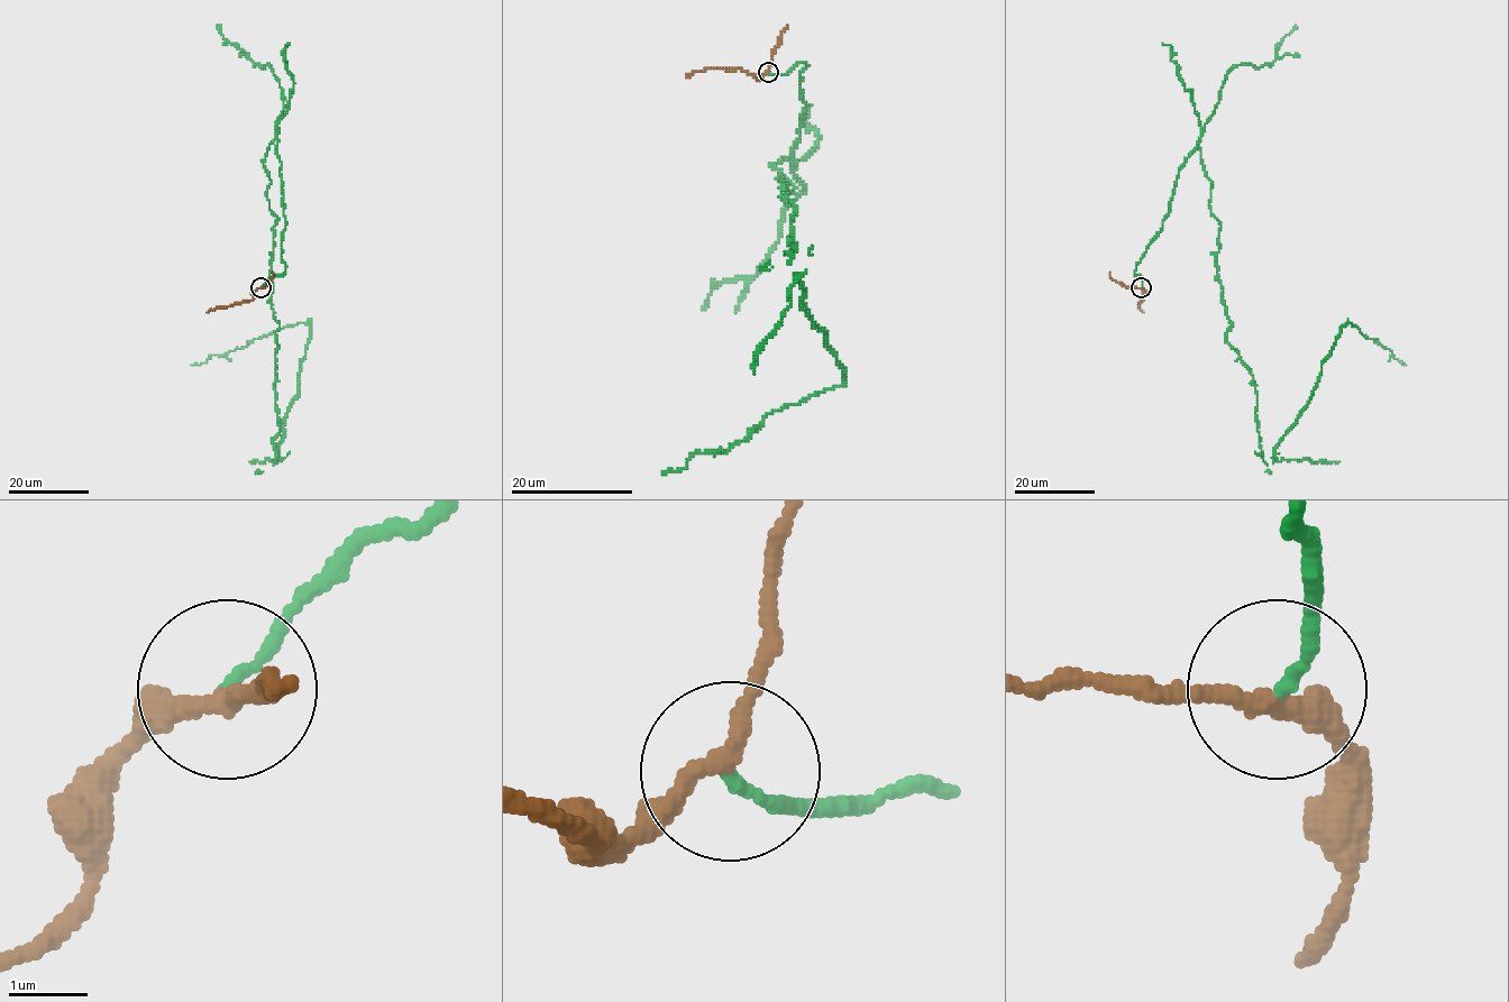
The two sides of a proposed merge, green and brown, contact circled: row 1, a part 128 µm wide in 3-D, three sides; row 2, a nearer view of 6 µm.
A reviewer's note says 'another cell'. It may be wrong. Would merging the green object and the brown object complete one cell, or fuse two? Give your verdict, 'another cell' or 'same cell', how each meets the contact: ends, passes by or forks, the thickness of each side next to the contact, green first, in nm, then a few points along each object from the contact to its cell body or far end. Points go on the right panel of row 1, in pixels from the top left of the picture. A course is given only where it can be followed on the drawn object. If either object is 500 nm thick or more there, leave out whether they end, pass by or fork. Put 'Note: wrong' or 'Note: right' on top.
Note: right
another cell; green ends; brown passes by; calibres 150 and 240 nm; course green (1141, 287), (1135, 265), (1201, 138), (1226, 341), (1253, 378), (1262, 459), (1272, 462), (1349, 322), (1406, 365); course brown (1141, 287), (1143, 297), (1139, 308), (1144, 312)

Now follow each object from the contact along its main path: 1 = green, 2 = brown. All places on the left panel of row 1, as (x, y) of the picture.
1: (261, 287), (285, 268), (276, 138), (263, 164), (276, 217), (277, 462), (310, 324), (191, 365)
2: (261, 287), (250, 301), (206, 312)

